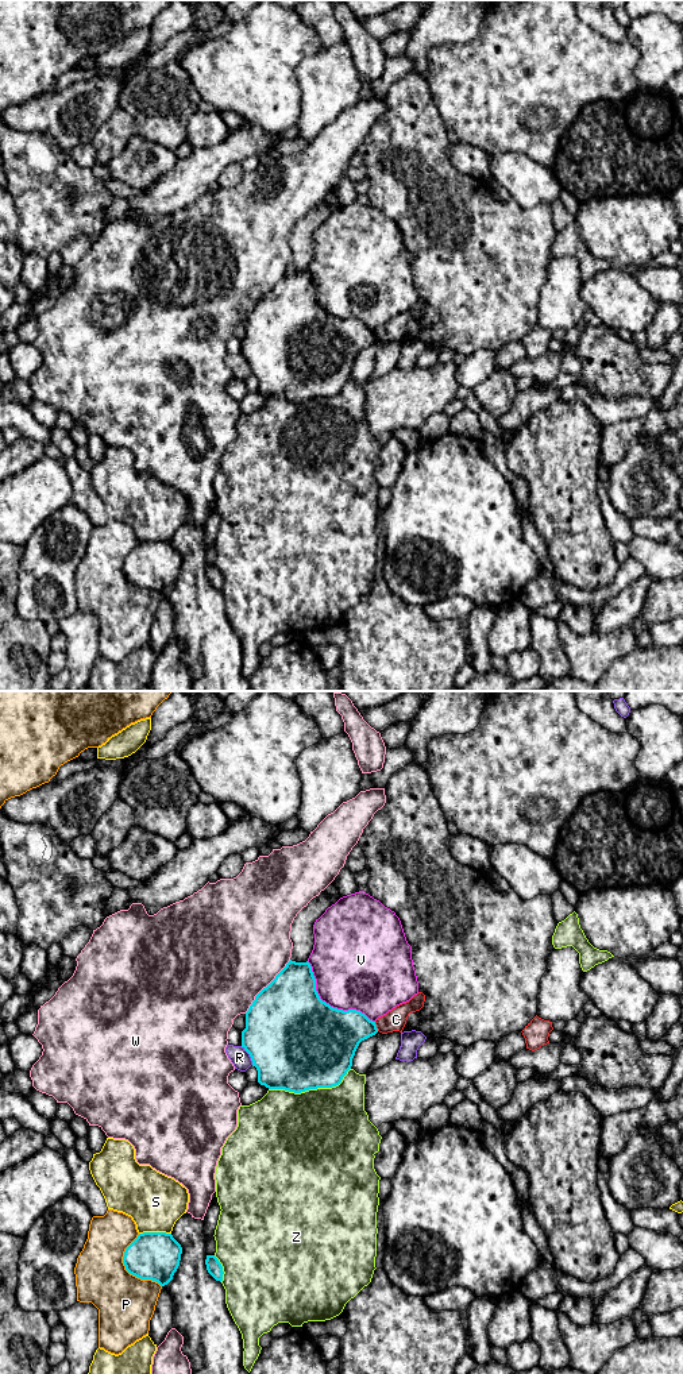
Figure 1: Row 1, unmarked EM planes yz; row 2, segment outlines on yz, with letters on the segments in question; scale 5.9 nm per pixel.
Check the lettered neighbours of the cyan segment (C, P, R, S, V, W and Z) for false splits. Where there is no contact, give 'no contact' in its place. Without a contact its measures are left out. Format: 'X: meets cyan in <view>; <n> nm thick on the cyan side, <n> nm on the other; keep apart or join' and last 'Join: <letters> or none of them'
C: meets cyan in yz; 300 nm thick on the cyan side, 130 nm on the other; keep apart
P: meets cyan in yz; 280 nm thick on the cyan side, 340 nm on the other; keep apart
R: meets cyan in yz; 500 nm thick on the cyan side, 110 nm on the other; keep apart
S: meets cyan in yz; 280 nm thick on the cyan side, 340 nm on the other; keep apart
V: meets cyan in yz; 500 nm thick on the cyan side, 460 nm on the other; keep apart
W: meets cyan in yz; 480 nm thick on the cyan side, 500 nm on the other; keep apart
Z: meets cyan in yz; 500 nm thick on the cyan side, 480 nm on the other; keep apart
Join: none of them

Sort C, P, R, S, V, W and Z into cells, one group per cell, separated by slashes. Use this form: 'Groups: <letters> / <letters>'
Groups: C / P / R / S / V / W / Z

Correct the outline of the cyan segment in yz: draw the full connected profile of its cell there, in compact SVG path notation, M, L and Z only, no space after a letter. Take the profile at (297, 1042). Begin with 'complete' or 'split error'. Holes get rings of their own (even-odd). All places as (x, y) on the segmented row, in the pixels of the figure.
complete | M290 960L246 1012L242 1047L250 1054L261 1085L301 1093L339 1085L359 1043L377 1033L375 1022L360 1011L343 1011L323 1001L310 964Z

